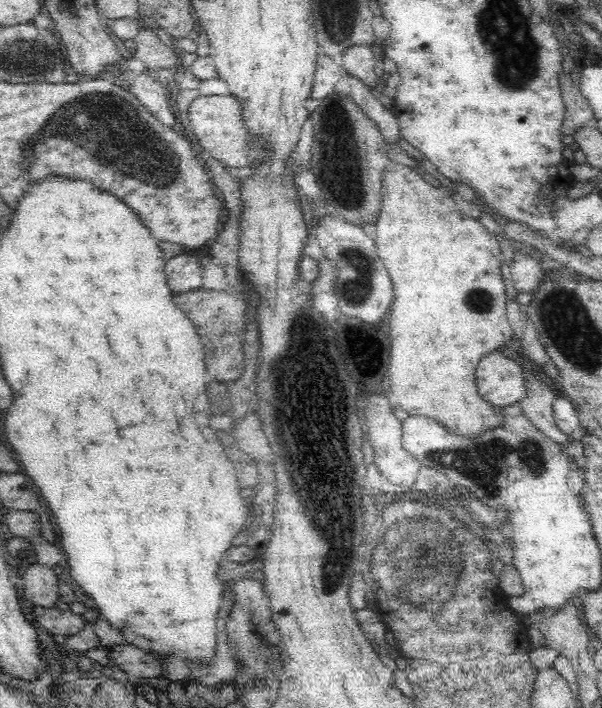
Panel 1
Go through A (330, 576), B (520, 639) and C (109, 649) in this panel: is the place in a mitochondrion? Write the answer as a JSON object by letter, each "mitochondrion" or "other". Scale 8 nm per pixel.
{"A":"mitochondrion","B":"other","C":"other"}

